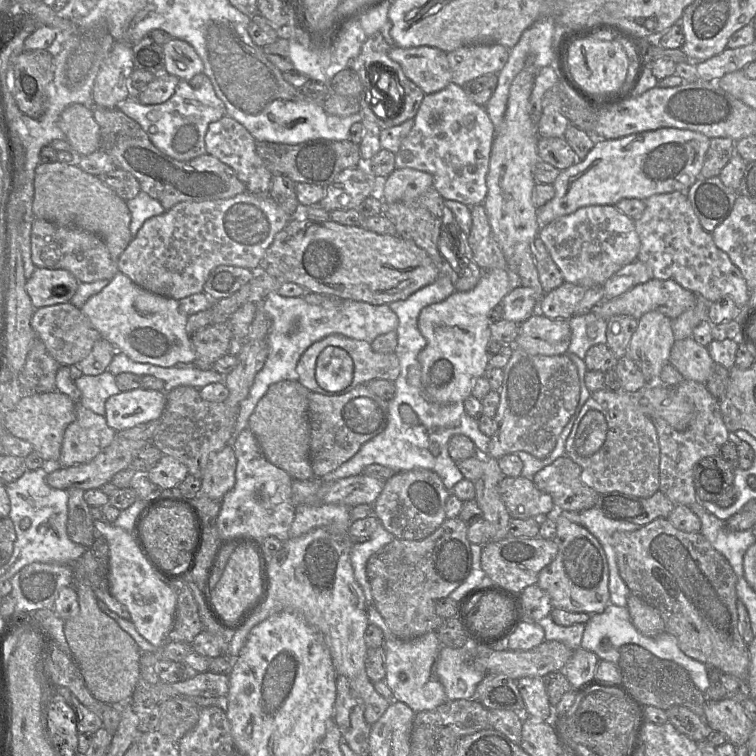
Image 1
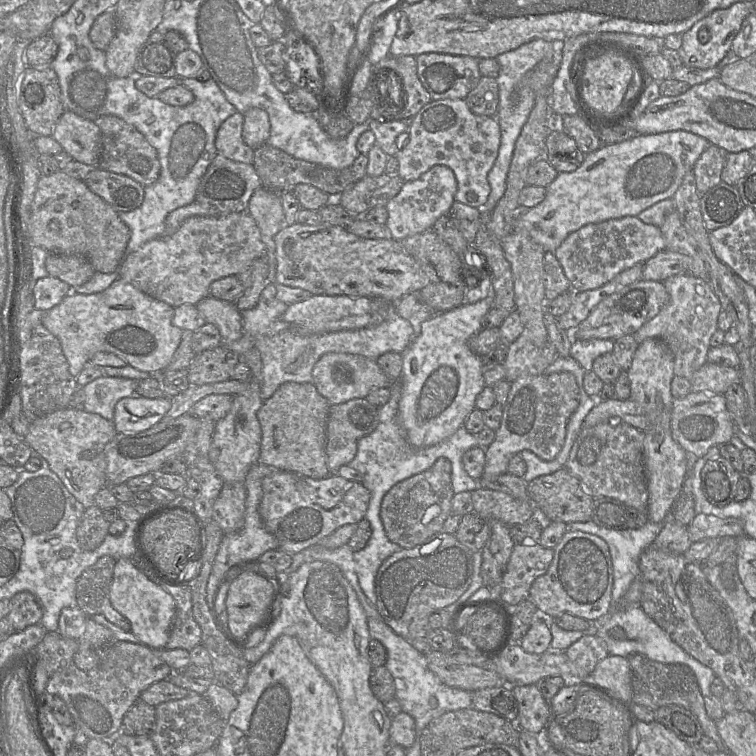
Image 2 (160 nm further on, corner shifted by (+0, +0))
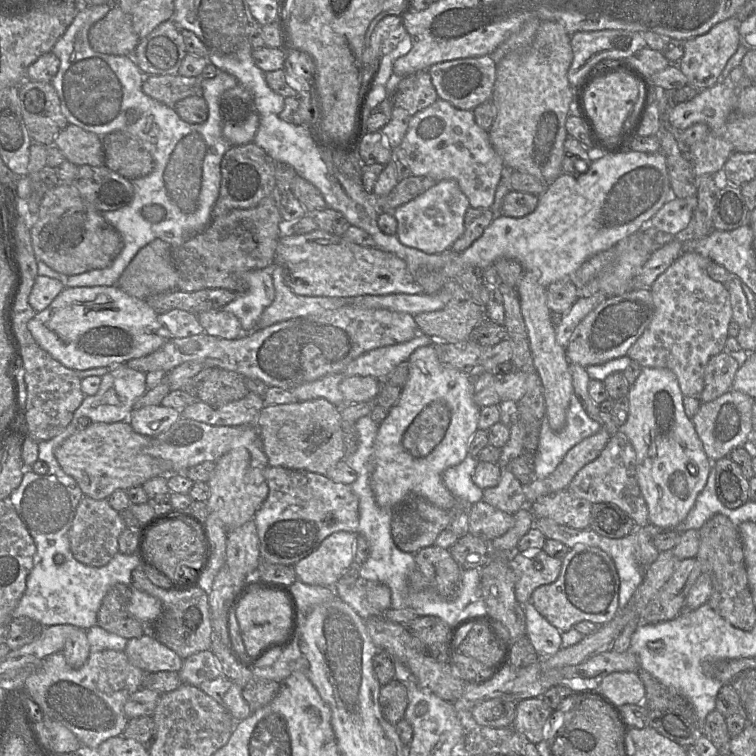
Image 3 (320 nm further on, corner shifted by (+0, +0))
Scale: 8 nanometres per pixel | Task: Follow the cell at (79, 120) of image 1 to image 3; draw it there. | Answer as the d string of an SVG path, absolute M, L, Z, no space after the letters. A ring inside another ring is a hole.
M68 124L55 138L53 145L67 161L76 166L103 166L102 138L76 125Z

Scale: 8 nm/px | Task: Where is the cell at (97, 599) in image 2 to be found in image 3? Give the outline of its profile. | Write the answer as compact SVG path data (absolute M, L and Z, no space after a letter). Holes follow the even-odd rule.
M130 585L112 586L102 600L97 625L128 640L144 635L144 625L129 614L130 597Z

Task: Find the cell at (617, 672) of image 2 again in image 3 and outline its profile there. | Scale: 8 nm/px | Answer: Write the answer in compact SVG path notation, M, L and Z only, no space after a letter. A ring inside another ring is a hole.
M630 671L608 674L598 689L618 706L641 703L646 693L638 672Z

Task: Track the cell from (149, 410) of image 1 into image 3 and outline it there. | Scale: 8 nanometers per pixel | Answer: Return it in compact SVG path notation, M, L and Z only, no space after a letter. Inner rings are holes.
M150 405L133 410L128 423L135 432L152 438L167 431L179 417L180 411L175 408Z

